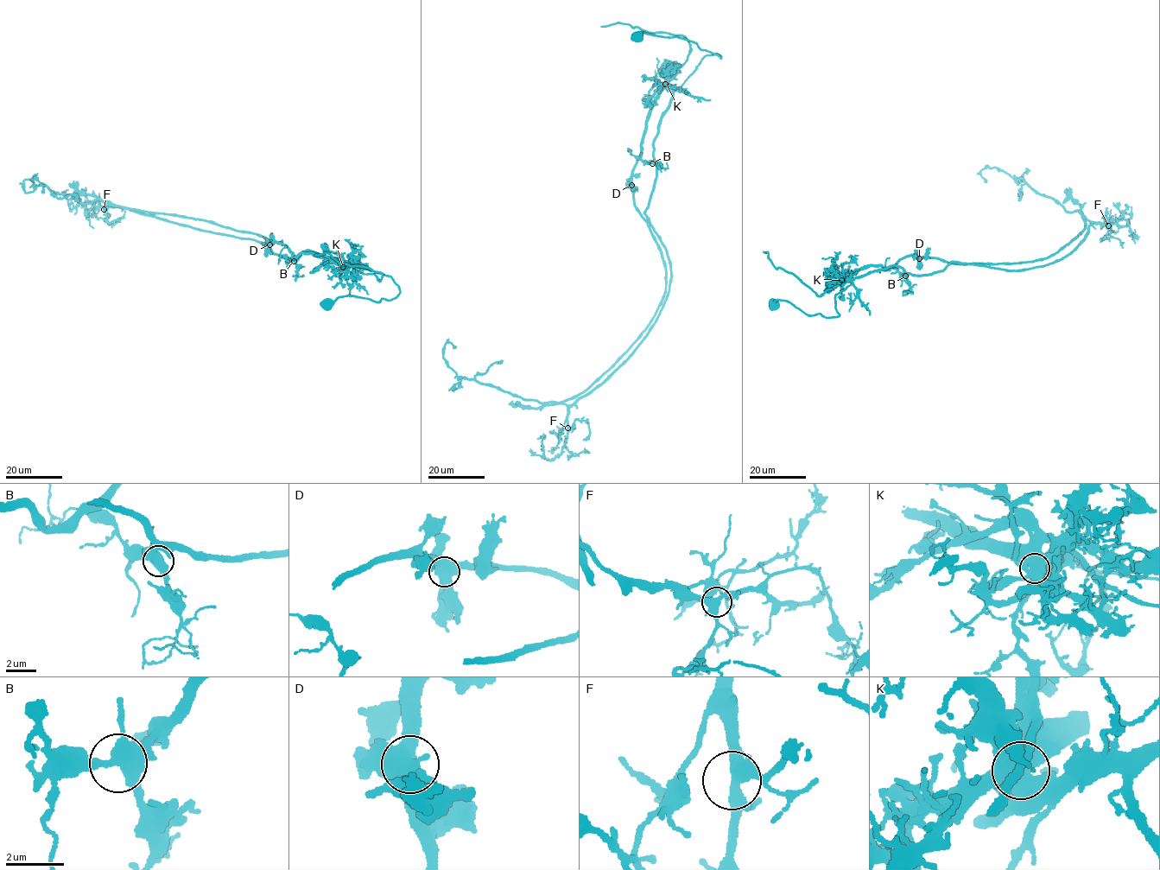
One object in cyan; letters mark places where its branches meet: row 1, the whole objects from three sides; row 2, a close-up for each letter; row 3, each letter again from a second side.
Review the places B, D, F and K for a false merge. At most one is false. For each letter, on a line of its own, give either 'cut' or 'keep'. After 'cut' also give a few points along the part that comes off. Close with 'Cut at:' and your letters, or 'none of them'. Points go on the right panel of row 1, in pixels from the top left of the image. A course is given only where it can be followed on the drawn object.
B: keep
D: keep
F: keep
K: cut; course (841, 280), (870, 266), (890, 269), (909, 256), (959, 263), (1042, 260), (1085, 228), (1081, 207), (1066, 188)
Cut at: K

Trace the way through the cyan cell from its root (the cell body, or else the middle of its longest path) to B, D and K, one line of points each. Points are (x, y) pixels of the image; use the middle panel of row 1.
B: (637, 34), (679, 37), (721, 56), (715, 53), (704, 57), (675, 90), (658, 126), (652, 163)
D: (637, 34), (679, 37), (721, 56), (706, 54), (680, 86), (667, 85), (659, 93), (647, 122), (631, 185)
K: (637, 34), (643, 32), (679, 37), (721, 56), (715, 53), (704, 57), (679, 87), (671, 88), (665, 83)

